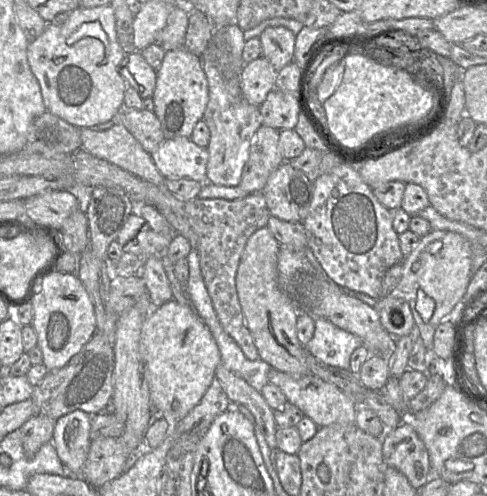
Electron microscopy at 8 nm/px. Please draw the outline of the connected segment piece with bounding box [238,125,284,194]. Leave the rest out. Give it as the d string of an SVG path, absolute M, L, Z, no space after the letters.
M261 125L251 140L249 159L238 186L249 194L261 192L271 173L283 161L279 151L279 130Z

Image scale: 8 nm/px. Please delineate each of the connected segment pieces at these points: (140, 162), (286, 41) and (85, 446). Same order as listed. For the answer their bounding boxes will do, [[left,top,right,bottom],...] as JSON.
[[80,123,165,186],[259,26,296,71],[52,410,92,477]]

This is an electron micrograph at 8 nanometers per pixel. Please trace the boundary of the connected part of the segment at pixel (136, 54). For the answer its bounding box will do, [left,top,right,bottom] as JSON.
[120,51,157,99]

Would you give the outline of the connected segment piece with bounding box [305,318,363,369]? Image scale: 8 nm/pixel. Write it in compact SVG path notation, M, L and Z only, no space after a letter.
M315 318L313 337L306 350L319 361L342 369L349 369L352 352L363 345L361 338L324 318Z

